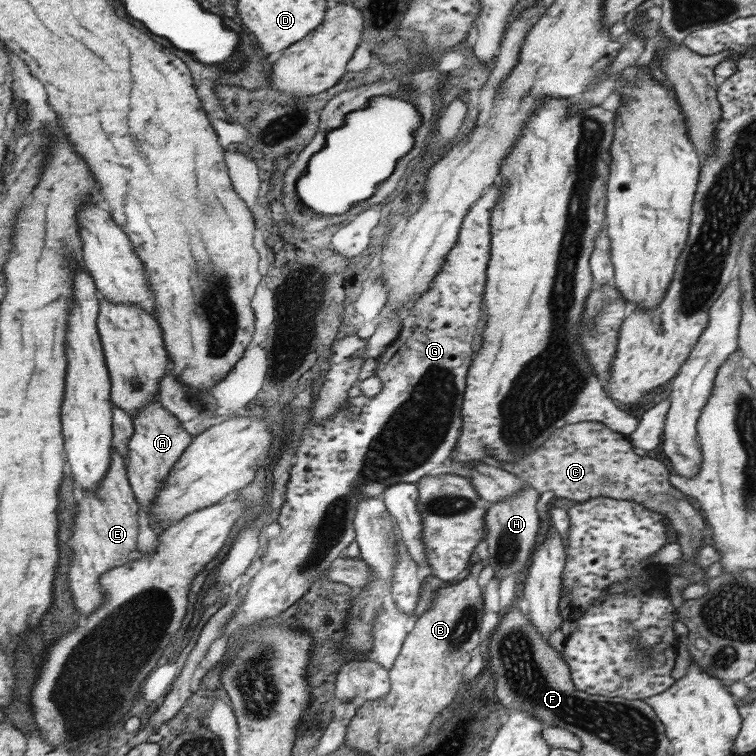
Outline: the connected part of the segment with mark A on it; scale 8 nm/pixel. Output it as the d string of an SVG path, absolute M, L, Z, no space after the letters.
M153 400L147 408L143 408L134 420L135 434L129 442L129 461L126 462L131 486L141 502L142 510L149 514L153 510L157 494L163 490L175 464L186 454L194 436L189 434L183 422L169 411L160 400Z

